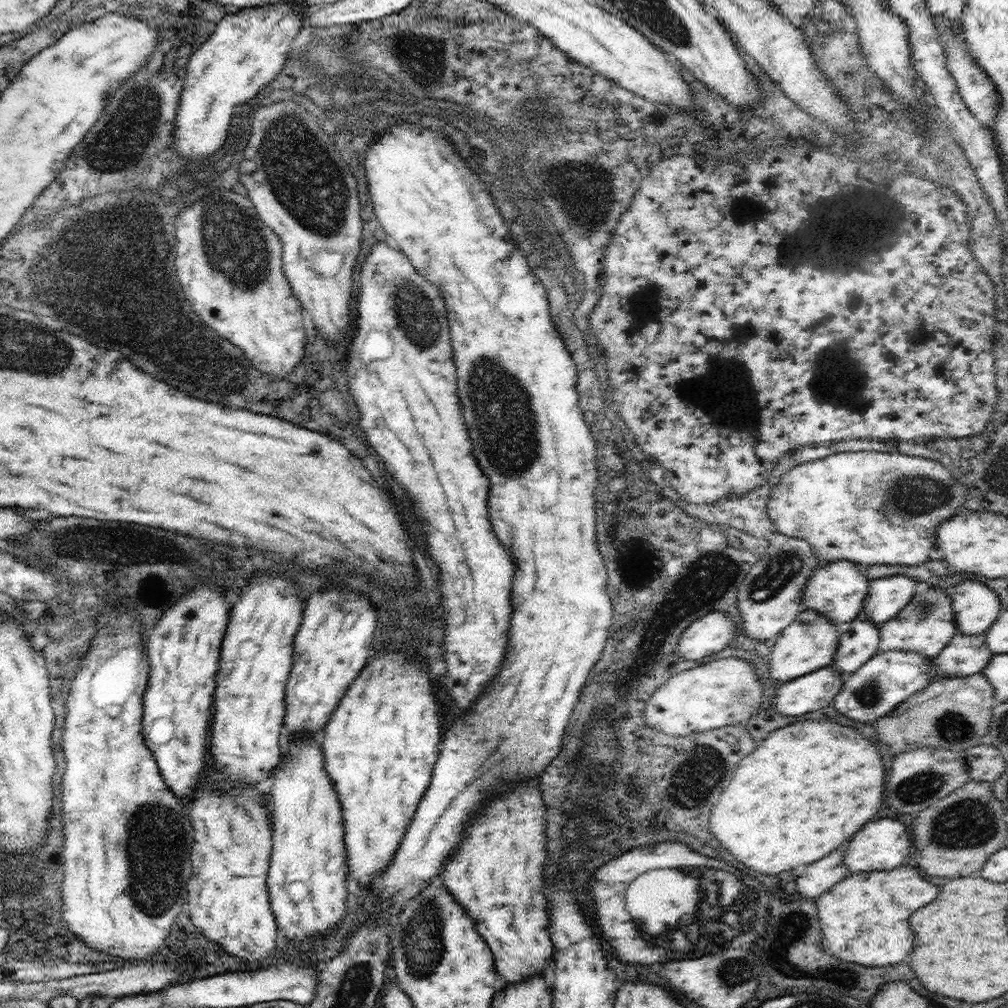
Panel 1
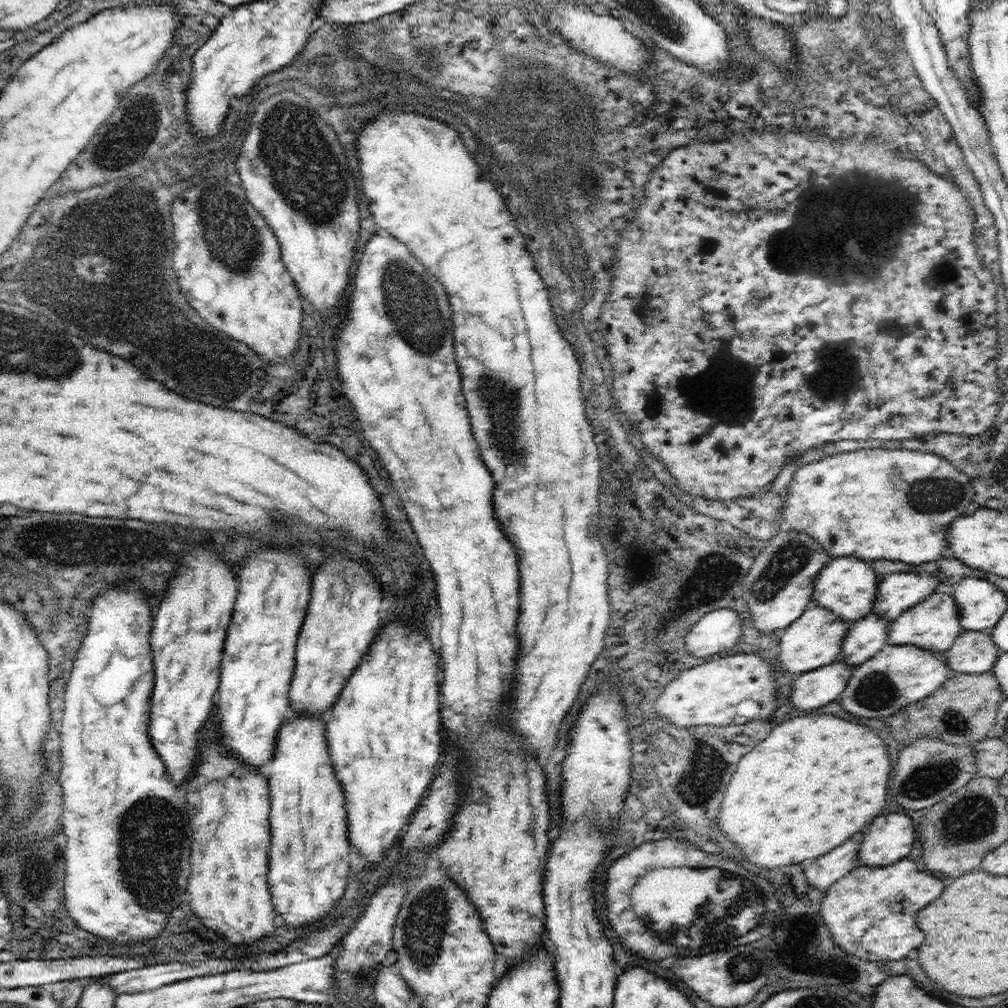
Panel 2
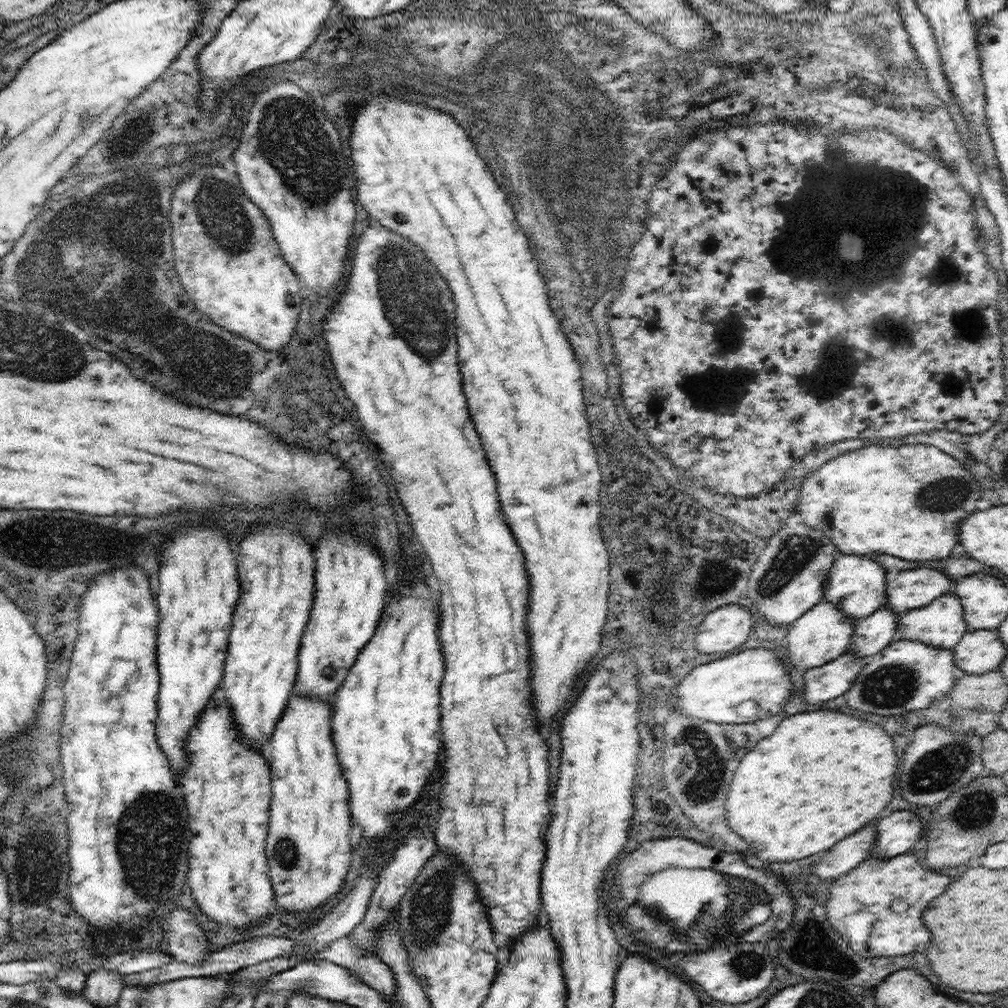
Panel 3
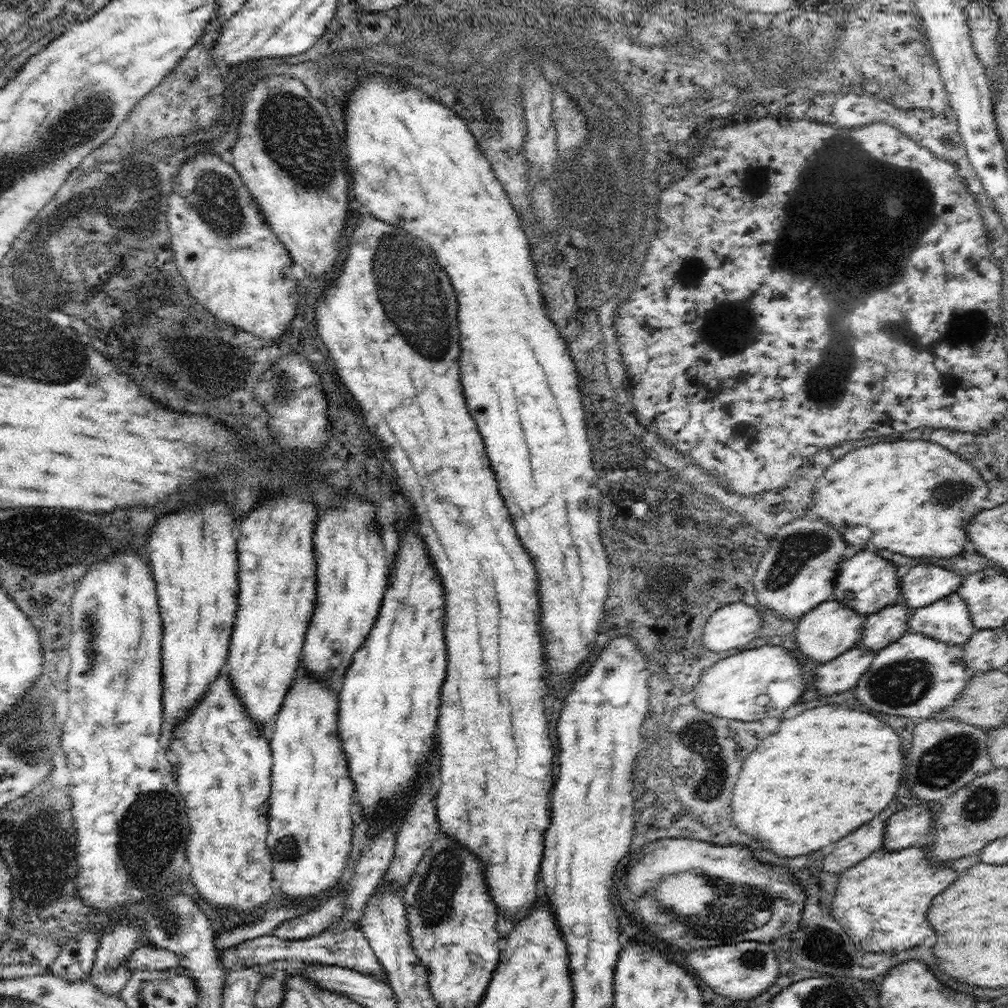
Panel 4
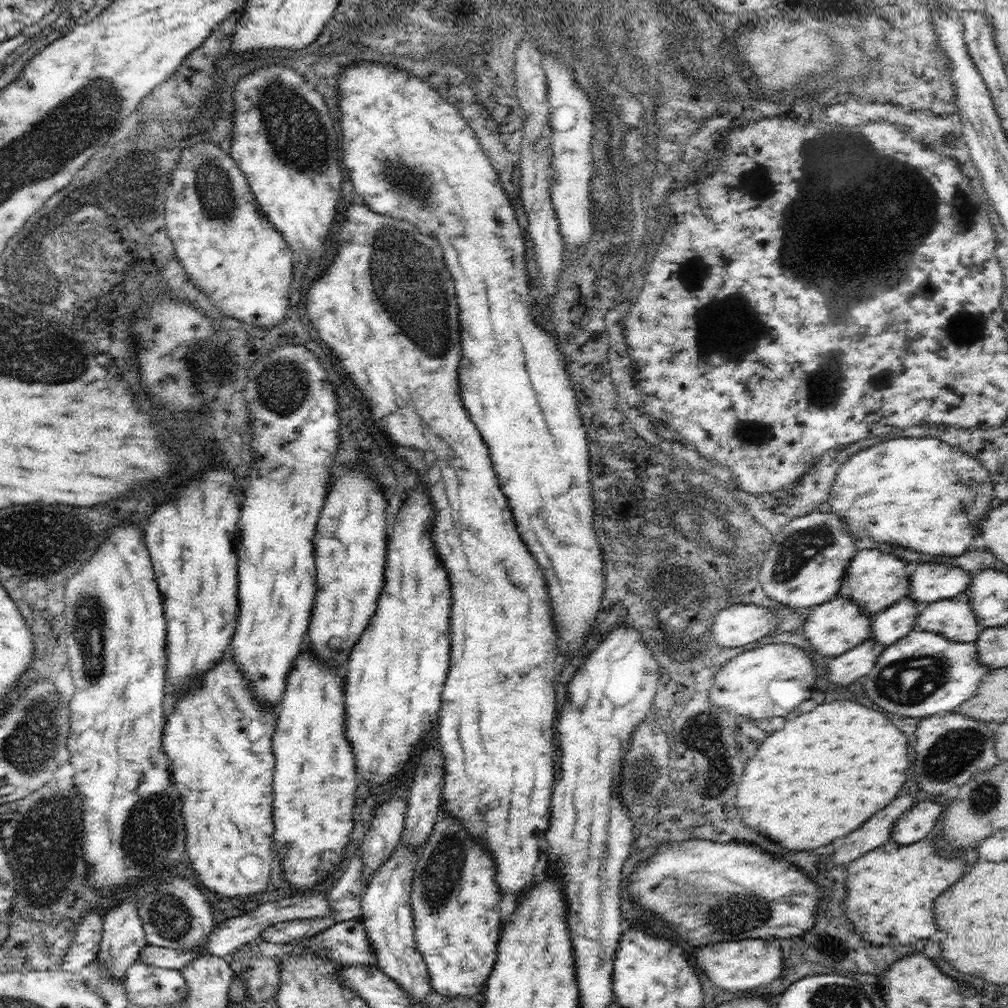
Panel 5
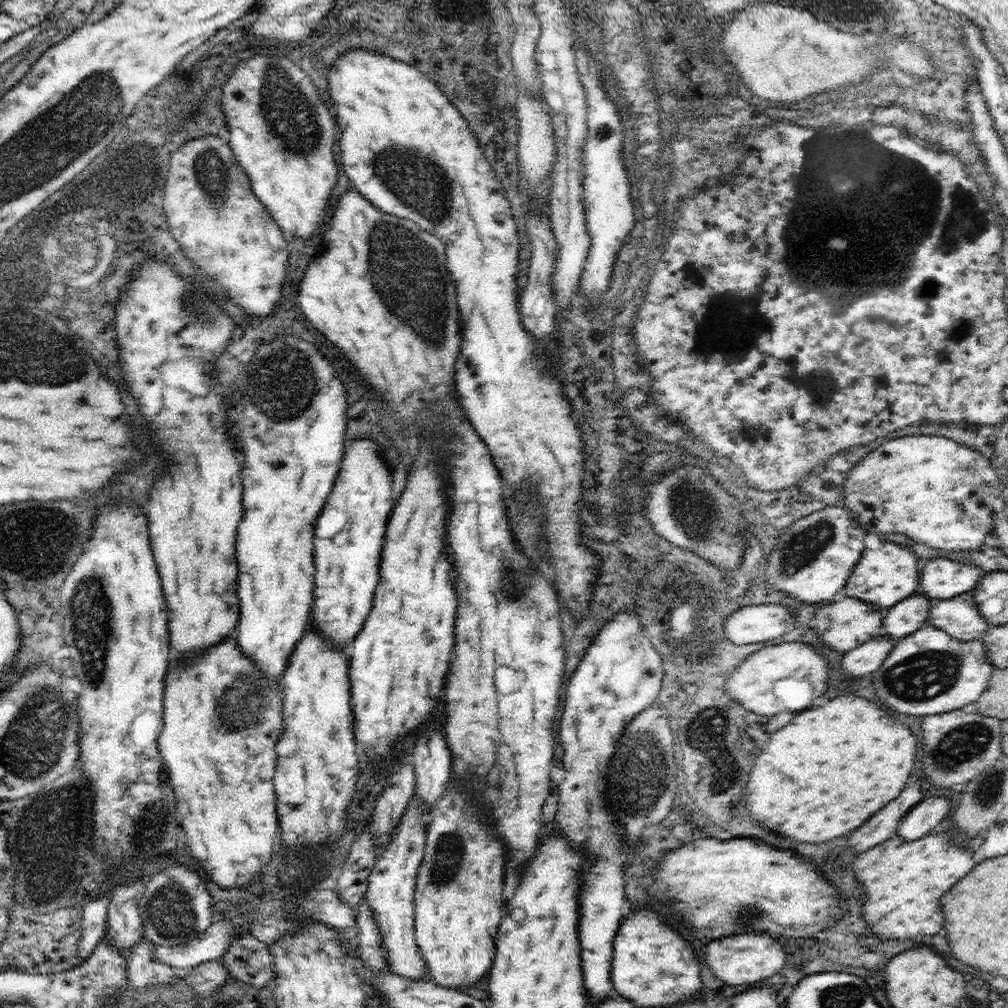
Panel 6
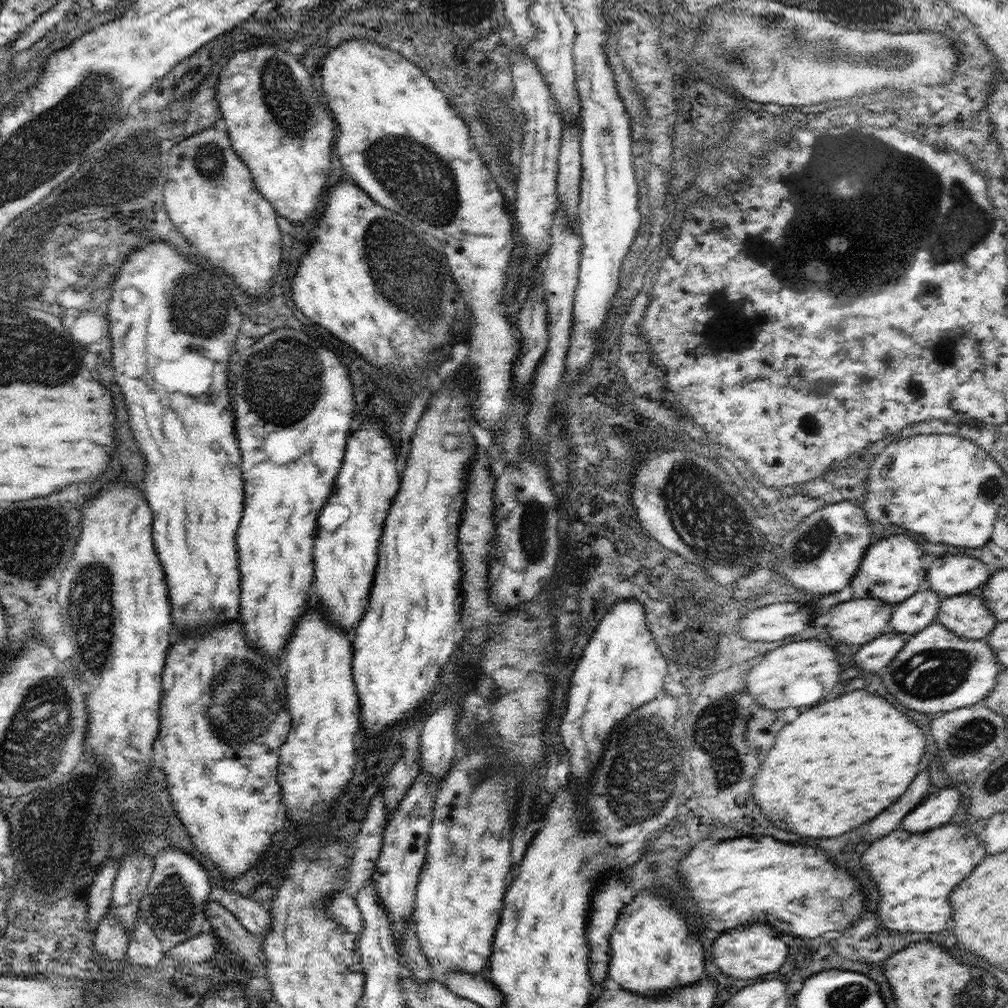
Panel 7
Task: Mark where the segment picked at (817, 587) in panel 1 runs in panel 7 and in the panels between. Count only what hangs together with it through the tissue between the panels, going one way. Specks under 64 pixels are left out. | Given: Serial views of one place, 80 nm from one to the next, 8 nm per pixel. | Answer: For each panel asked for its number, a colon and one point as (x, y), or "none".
2: (847, 585)
3: (856, 584)
4: (866, 582)
5: (875, 579)
6: (883, 577)
7: (894, 568)

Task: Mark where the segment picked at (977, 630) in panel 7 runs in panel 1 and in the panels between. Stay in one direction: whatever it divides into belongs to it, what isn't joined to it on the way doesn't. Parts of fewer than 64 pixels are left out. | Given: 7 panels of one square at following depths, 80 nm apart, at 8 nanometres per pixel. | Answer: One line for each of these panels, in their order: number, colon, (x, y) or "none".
1: (926, 624)
2: (934, 623)
3: (941, 623)
4: (948, 620)
5: (954, 618)
6: (959, 616)

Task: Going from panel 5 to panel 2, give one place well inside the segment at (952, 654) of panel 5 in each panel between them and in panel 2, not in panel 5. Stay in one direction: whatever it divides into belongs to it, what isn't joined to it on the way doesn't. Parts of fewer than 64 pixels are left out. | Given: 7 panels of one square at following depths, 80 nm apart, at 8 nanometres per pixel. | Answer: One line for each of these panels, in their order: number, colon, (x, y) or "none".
2: (900, 674)
3: (907, 675)
4: (917, 676)

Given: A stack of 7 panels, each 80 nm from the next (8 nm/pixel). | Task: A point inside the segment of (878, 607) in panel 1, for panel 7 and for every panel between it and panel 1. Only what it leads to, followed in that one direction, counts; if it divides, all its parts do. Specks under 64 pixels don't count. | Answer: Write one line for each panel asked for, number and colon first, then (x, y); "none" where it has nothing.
2: (895, 593)
3: (911, 589)
4: (923, 585)
5: (928, 583)
6: (943, 578)
7: (948, 575)

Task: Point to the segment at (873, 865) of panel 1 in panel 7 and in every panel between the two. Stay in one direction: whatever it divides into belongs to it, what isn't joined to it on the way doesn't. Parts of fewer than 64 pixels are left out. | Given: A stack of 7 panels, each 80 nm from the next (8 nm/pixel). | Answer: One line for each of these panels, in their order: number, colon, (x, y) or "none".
2: (890, 838)
3: (898, 833)
4: (905, 828)
5: (914, 825)
6: (925, 816)
7: (938, 809)

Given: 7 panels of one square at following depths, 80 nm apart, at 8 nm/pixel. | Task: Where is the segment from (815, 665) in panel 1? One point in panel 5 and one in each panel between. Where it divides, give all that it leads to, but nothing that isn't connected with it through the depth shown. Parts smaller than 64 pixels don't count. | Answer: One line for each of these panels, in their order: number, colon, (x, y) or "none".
2: (815, 639)
3: (822, 634)
4: (830, 629)
5: (834, 627)

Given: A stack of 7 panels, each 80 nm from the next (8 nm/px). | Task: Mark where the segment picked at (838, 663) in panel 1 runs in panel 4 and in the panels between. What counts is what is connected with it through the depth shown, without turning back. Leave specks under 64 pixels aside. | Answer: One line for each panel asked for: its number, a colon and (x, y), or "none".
2: (865, 637)
3: (872, 634)
4: (884, 627)

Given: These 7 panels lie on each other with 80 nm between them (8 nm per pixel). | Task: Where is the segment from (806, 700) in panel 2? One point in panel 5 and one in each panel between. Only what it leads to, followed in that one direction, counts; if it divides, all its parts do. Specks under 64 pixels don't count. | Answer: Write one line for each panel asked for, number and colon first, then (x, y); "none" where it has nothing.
3: (830, 680)
4: (842, 673)
5: (856, 663)

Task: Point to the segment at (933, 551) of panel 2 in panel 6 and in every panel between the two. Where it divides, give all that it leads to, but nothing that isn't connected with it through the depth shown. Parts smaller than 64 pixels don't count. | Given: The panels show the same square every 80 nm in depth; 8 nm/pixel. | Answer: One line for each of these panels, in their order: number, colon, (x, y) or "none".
3: (909, 501)
4: (917, 498)
5: (920, 493)
6: (933, 490)

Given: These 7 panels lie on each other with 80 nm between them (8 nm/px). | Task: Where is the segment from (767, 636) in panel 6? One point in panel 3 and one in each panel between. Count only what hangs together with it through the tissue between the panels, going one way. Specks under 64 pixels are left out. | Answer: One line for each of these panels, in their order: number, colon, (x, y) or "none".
3: (728, 627)
4: (728, 628)
5: (741, 624)

